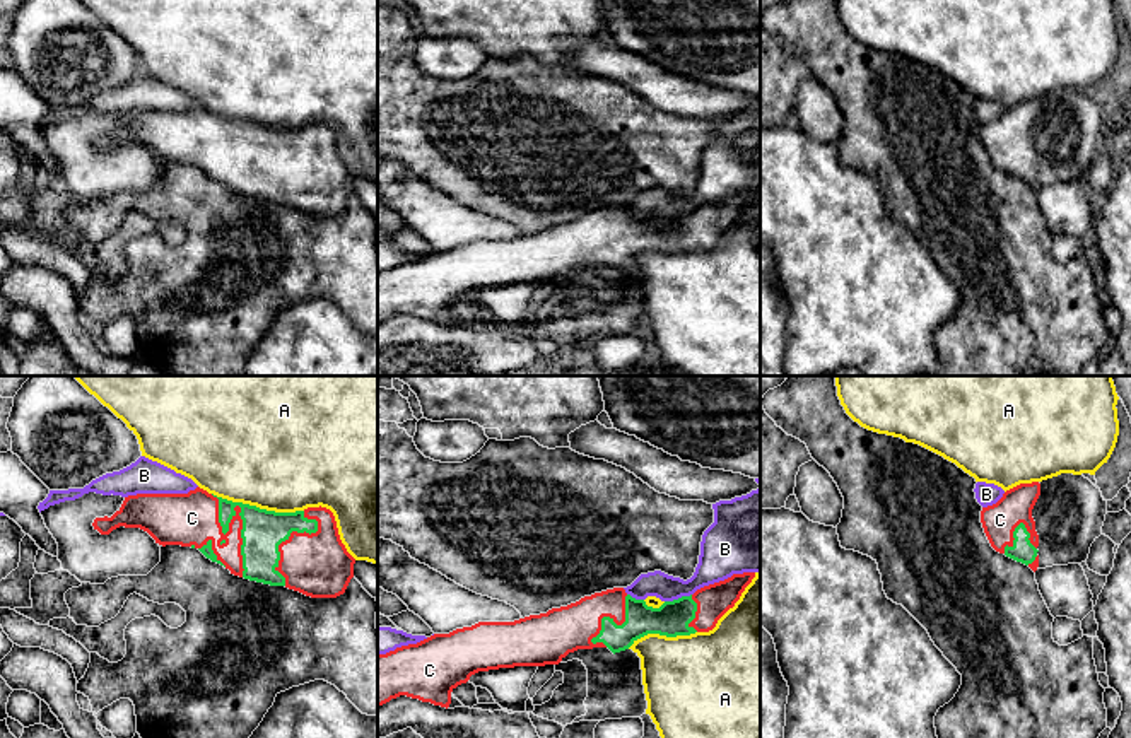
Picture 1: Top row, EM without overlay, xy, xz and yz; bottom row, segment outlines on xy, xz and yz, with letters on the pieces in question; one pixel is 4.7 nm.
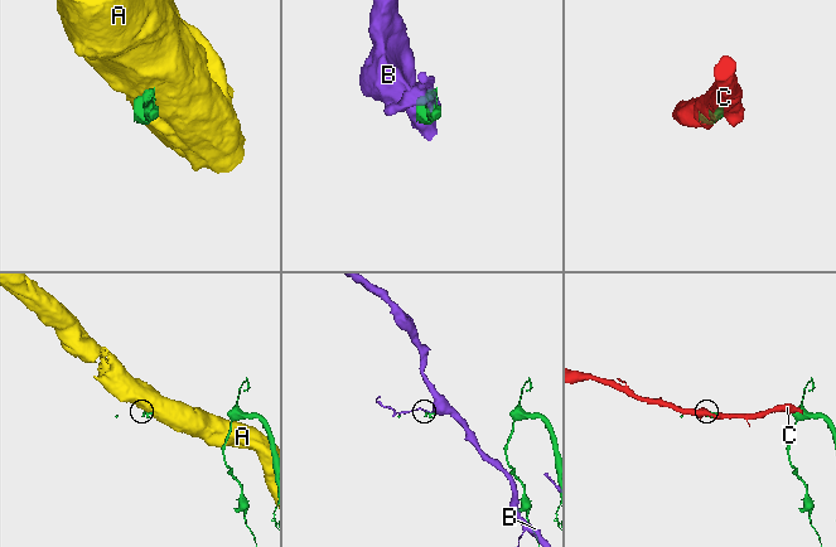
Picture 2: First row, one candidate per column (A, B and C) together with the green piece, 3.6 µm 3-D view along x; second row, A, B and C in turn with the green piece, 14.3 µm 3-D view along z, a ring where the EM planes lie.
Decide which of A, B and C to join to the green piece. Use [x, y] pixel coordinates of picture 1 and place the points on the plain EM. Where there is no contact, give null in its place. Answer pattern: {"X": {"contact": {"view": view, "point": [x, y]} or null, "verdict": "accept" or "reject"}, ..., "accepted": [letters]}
{"A": {"contact": {"view": "xy", "point": [258, 125]}, "verdict": "reject"}, "B": {"contact": {"view": "xz", "point": [679, 216]}, "verdict": "reject"}, "C": {"contact": {"view": "xy", "point": [240, 132]}, "verdict": "accept"}, "accepted": ["C"]}

